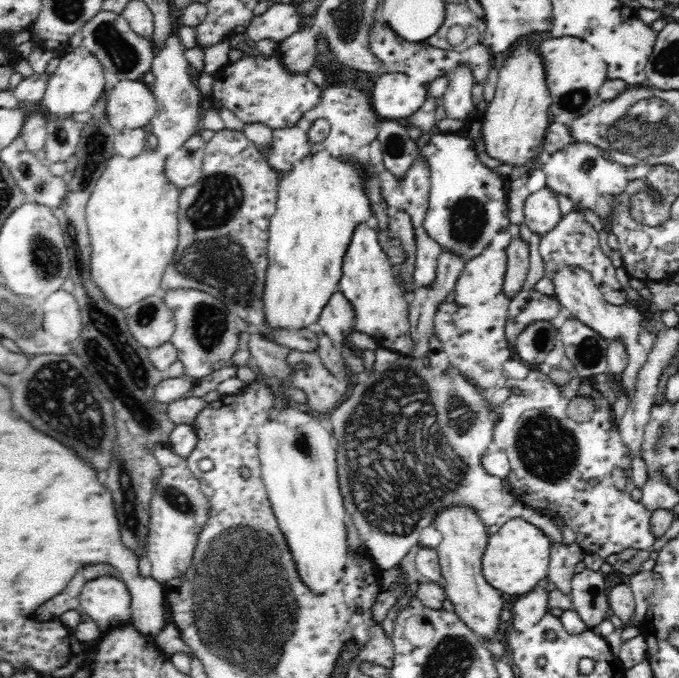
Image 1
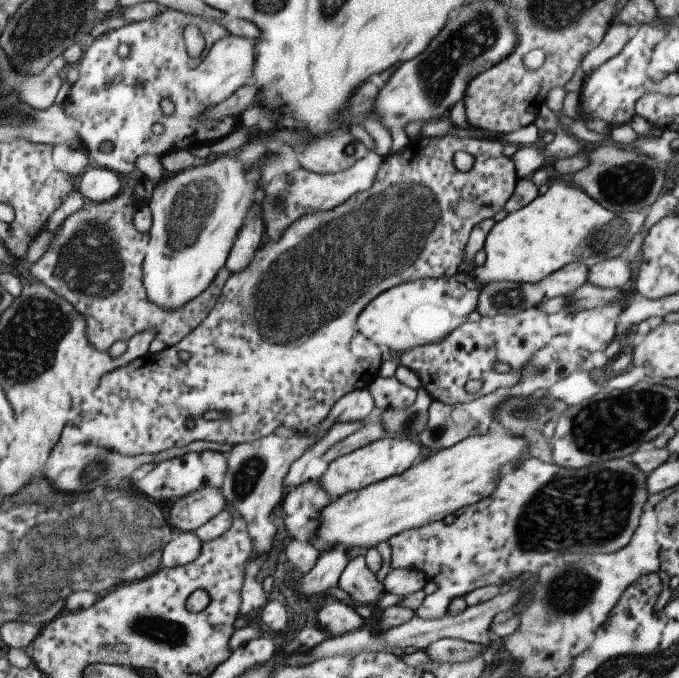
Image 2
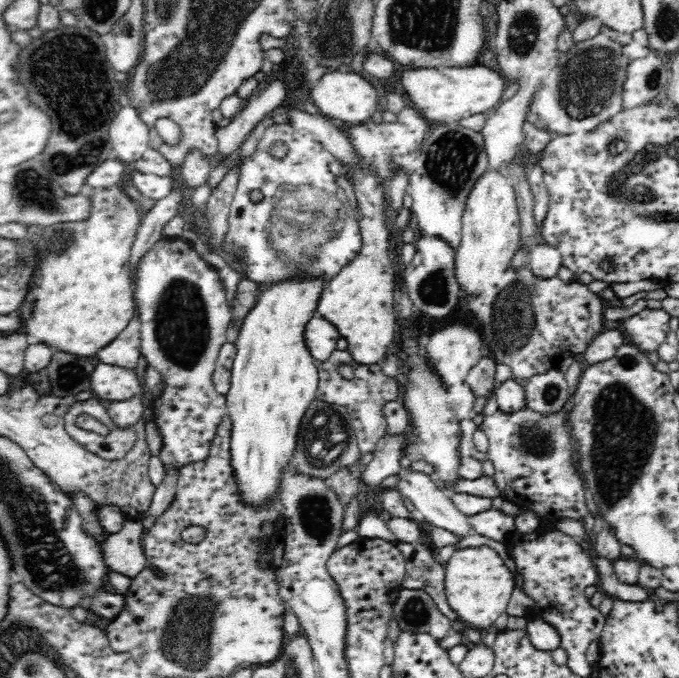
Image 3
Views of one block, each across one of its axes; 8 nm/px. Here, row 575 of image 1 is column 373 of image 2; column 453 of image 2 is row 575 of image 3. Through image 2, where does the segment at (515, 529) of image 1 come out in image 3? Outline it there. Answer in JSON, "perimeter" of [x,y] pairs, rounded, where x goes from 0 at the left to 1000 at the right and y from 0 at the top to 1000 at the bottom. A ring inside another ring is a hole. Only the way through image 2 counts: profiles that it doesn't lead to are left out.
{"perimeter":[[[722,805],[683,808],[669,814],[663,826],[657,827],[655,847],[657,883],[669,904],[675,906],[676,919],[672,923],[679,929],[688,925],[707,929],[722,926],[733,909],[745,904],[751,879],[764,858],[733,814]]]}

